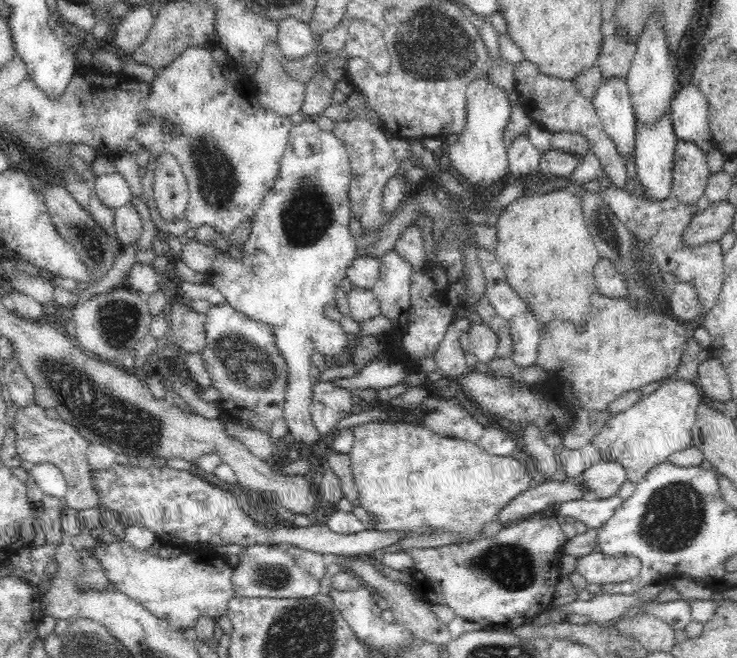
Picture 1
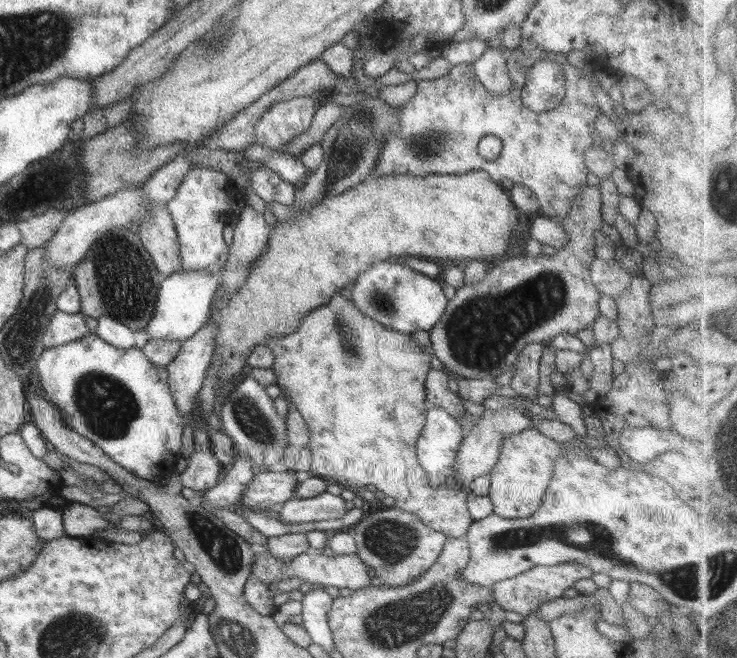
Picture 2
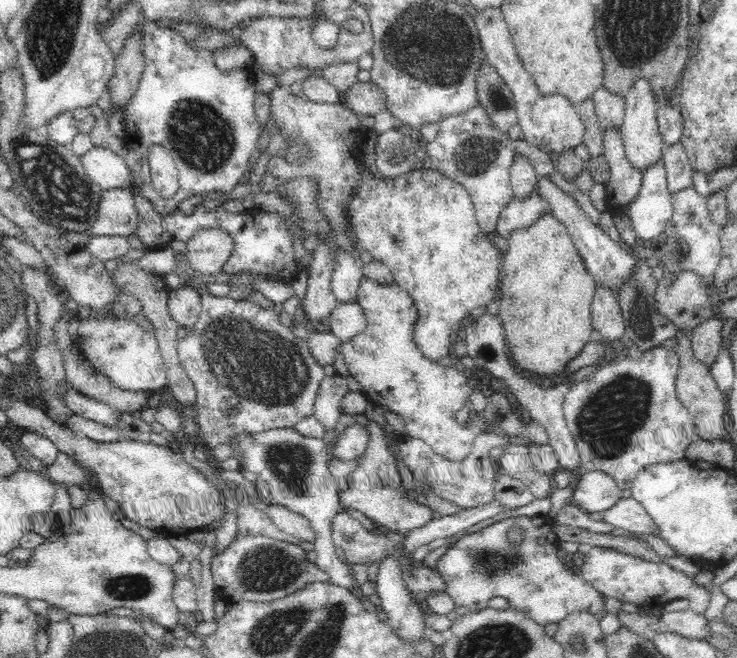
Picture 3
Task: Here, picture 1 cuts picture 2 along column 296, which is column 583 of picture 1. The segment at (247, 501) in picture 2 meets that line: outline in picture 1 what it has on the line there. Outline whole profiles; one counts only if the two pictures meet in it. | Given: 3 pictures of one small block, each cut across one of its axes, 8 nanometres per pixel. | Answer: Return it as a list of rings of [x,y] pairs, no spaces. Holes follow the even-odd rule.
[[[601,460],[588,468],[579,481],[584,486],[584,499],[605,499],[618,493],[627,481],[627,473],[620,463]]]

